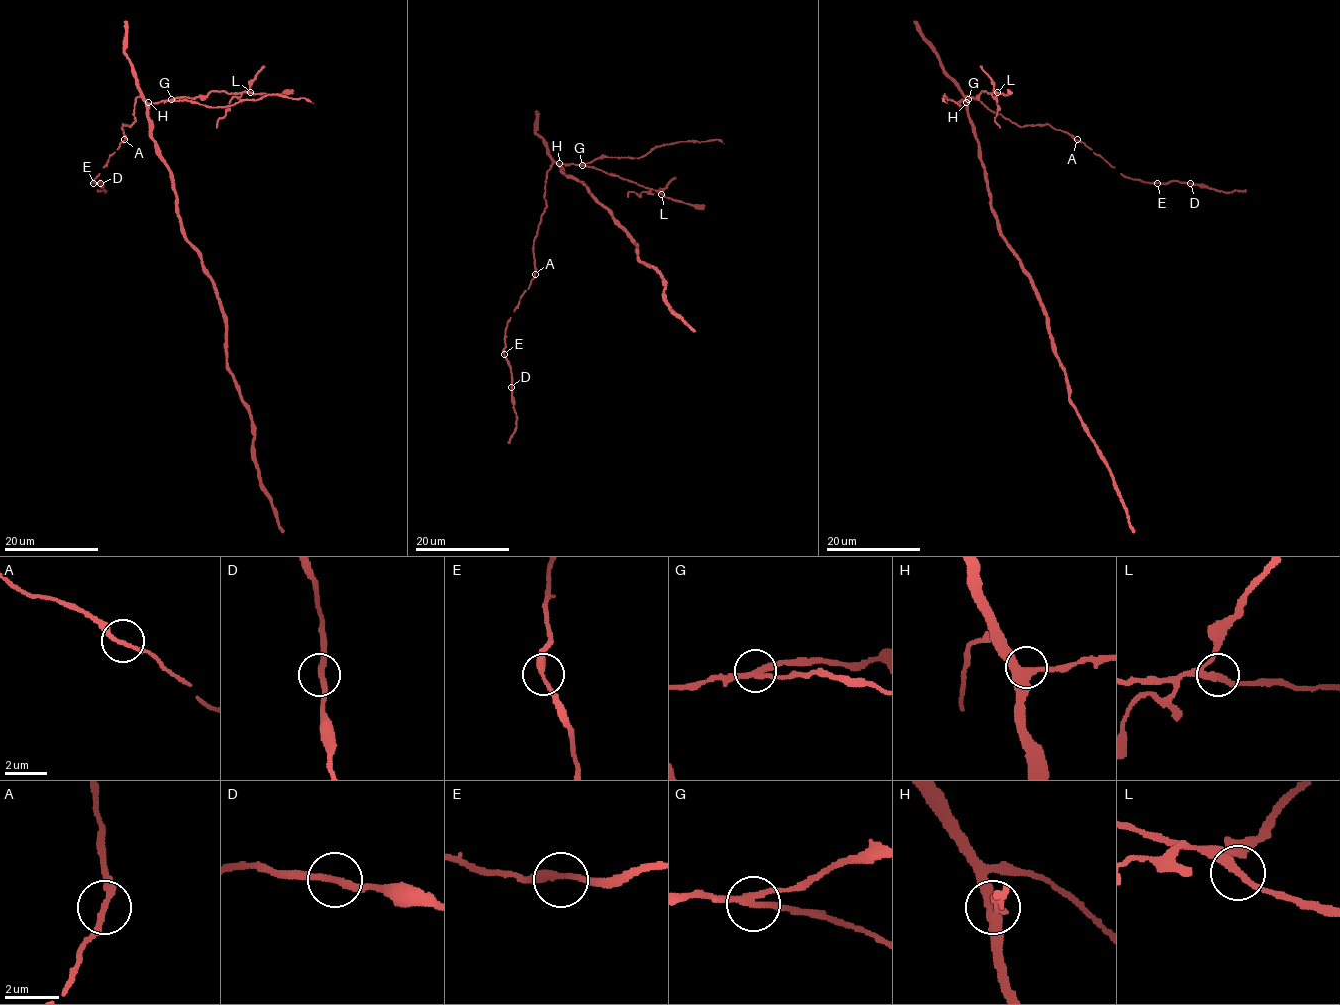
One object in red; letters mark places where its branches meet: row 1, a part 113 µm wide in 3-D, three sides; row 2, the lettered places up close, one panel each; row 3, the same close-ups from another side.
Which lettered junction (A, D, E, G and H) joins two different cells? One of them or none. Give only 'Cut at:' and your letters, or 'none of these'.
Cut at: G

